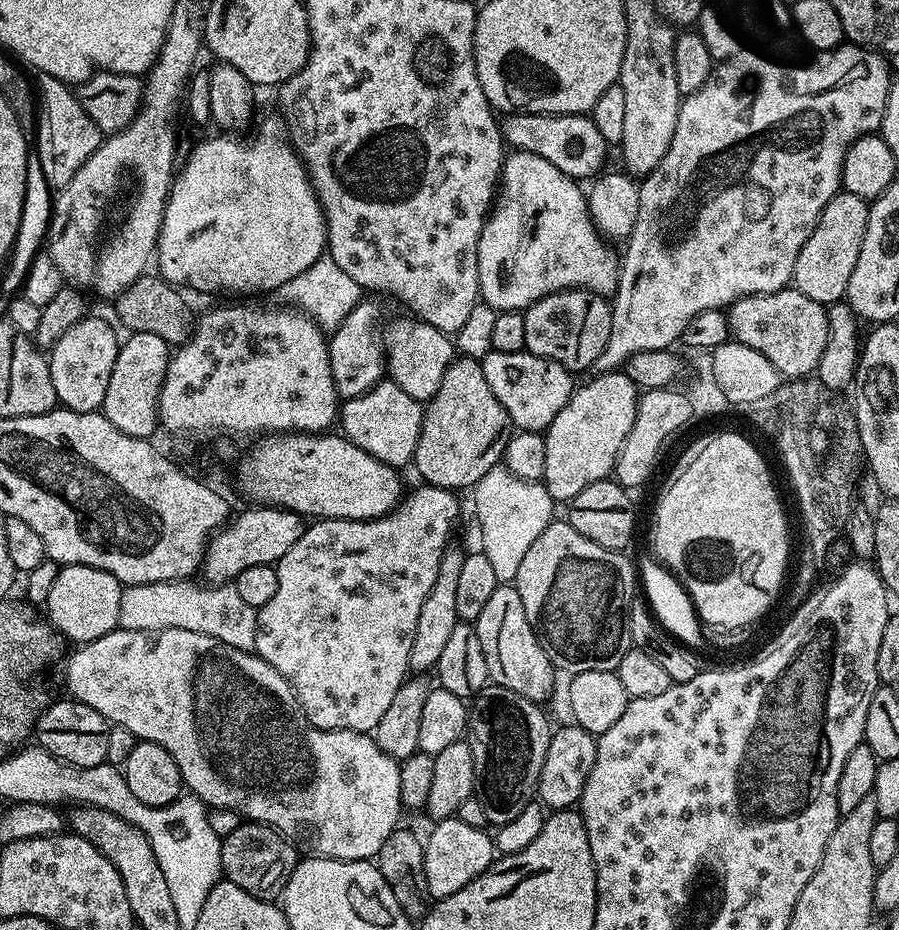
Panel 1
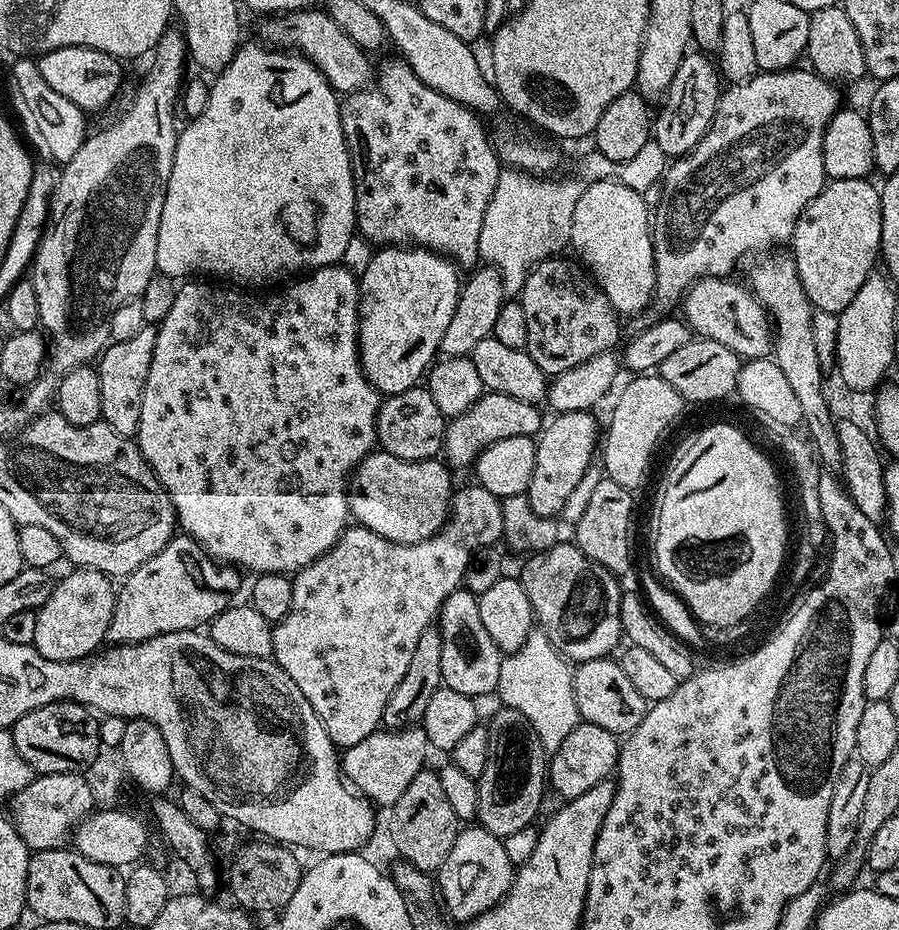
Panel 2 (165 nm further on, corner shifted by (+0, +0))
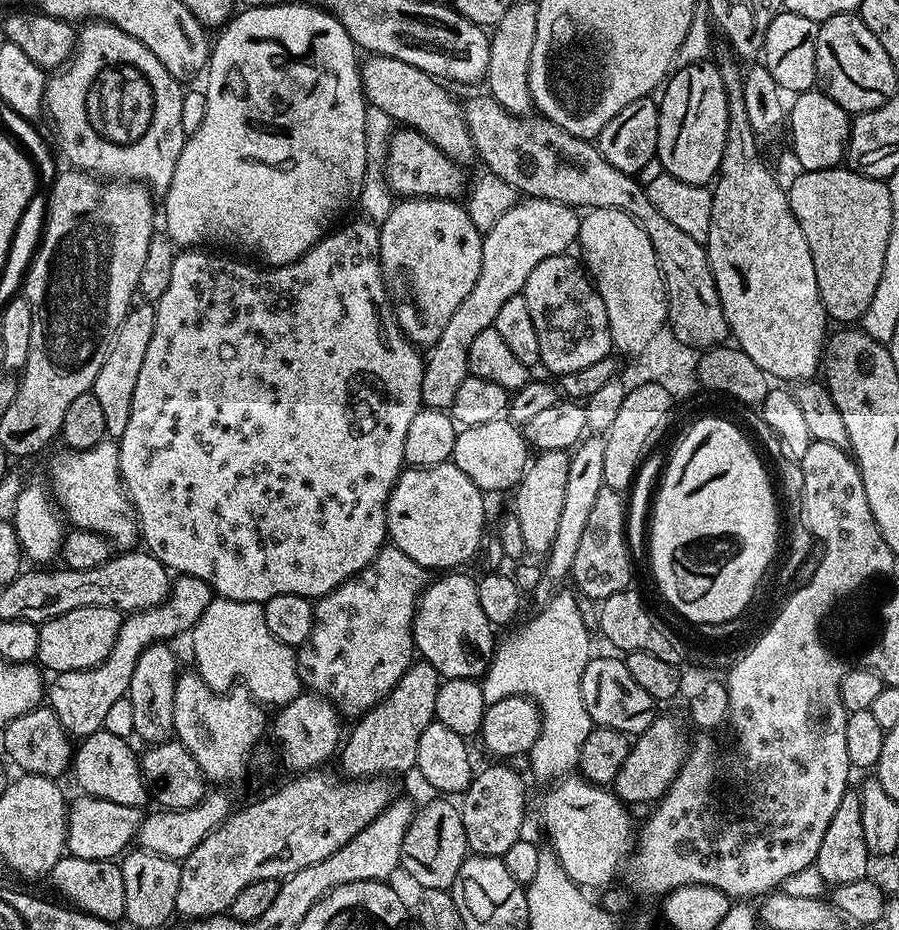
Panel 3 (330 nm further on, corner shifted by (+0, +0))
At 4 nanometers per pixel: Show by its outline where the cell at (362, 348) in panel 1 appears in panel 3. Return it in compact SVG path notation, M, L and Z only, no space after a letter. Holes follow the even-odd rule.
M404 198L399 202L393 203L390 216L386 218L384 223L379 225L379 229L380 269L384 275L384 287L390 293L392 309L396 312L396 321L400 324L400 329L404 331L405 336L413 344L427 350L442 338L442 330L446 330L446 322L450 322L450 318L454 315L454 310L458 310L458 305L465 300L466 294L470 294L470 290L474 290L474 282L478 282L478 270L482 270L483 235L476 229L474 222L470 222L470 214L463 203L456 200L438 200L435 198Z

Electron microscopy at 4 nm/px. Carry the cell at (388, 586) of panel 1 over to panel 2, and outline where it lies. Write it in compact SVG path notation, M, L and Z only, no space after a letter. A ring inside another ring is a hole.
M475 482L469 484L469 488L464 488L461 492L459 489L453 495L452 507L448 509L448 521L430 538L413 544L399 544L374 534L369 528L349 526L345 528L338 542L329 552L322 554L317 560L310 562L310 566L300 569L292 576L294 602L290 602L290 614L286 614L286 618L279 620L273 627L271 659L275 660L276 665L282 670L286 670L286 674L294 678L294 686L298 686L302 694L306 694L306 702L314 706L314 714L318 714L322 726L326 726L326 734L330 734L337 749L343 750L350 746L358 746L362 738L370 738L370 734L381 727L384 711L390 702L390 694L394 694L398 682L402 682L406 669L410 667L410 657L414 655L414 649L416 649L418 637L422 635L422 630L433 627L446 598L450 598L450 594L463 585L466 566L470 566L473 554L482 548L493 547L504 535L501 497L490 494L490 490L480 487Z

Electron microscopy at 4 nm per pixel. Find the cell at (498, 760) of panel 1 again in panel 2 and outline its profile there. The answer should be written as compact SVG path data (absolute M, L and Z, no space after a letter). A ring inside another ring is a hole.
M503 706L497 709L492 721L486 724L490 750L486 770L478 781L478 824L490 834L503 838L529 827L533 823L532 819L539 814L540 803L544 800L544 788L546 792L550 756L544 751L526 714Z

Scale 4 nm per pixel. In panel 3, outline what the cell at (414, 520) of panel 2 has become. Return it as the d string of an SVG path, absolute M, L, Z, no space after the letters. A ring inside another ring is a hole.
M454 463L433 468L405 467L388 499L387 539L391 547L414 558L418 566L429 570L459 569L481 551L485 539L484 500L485 493Z

